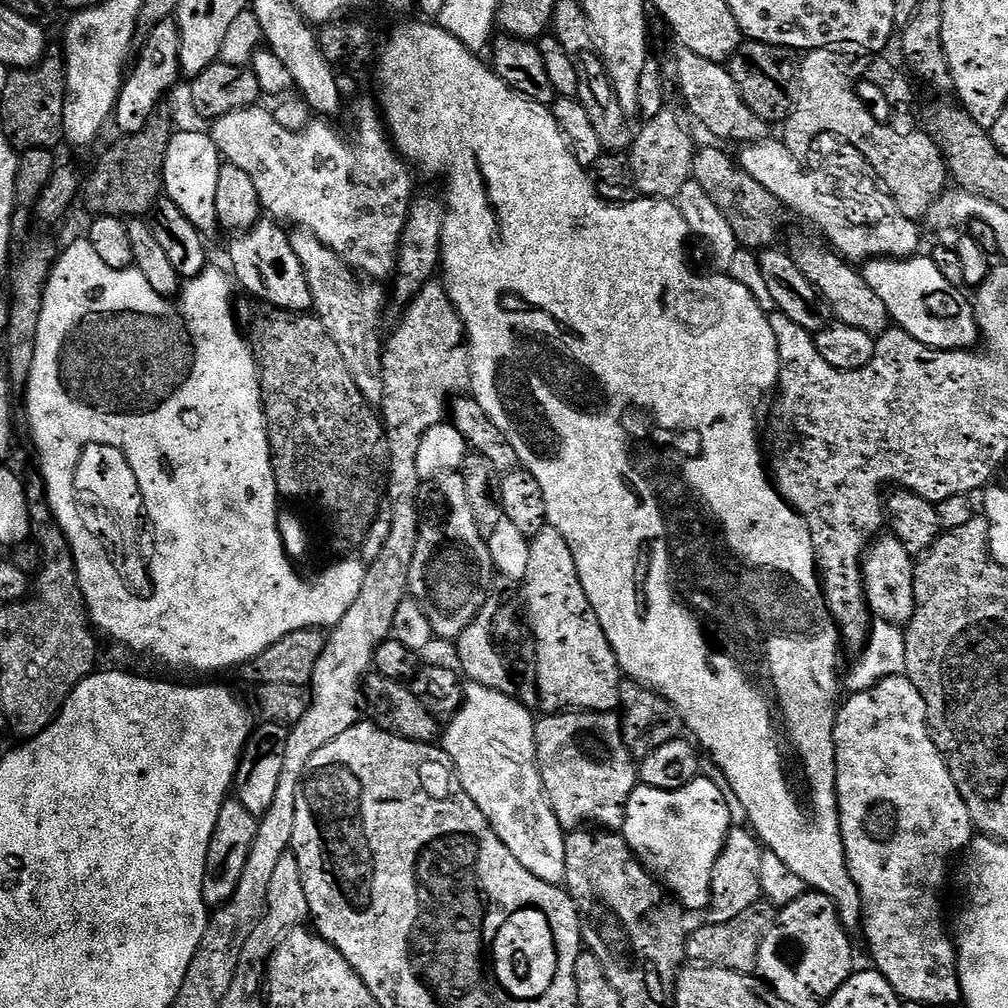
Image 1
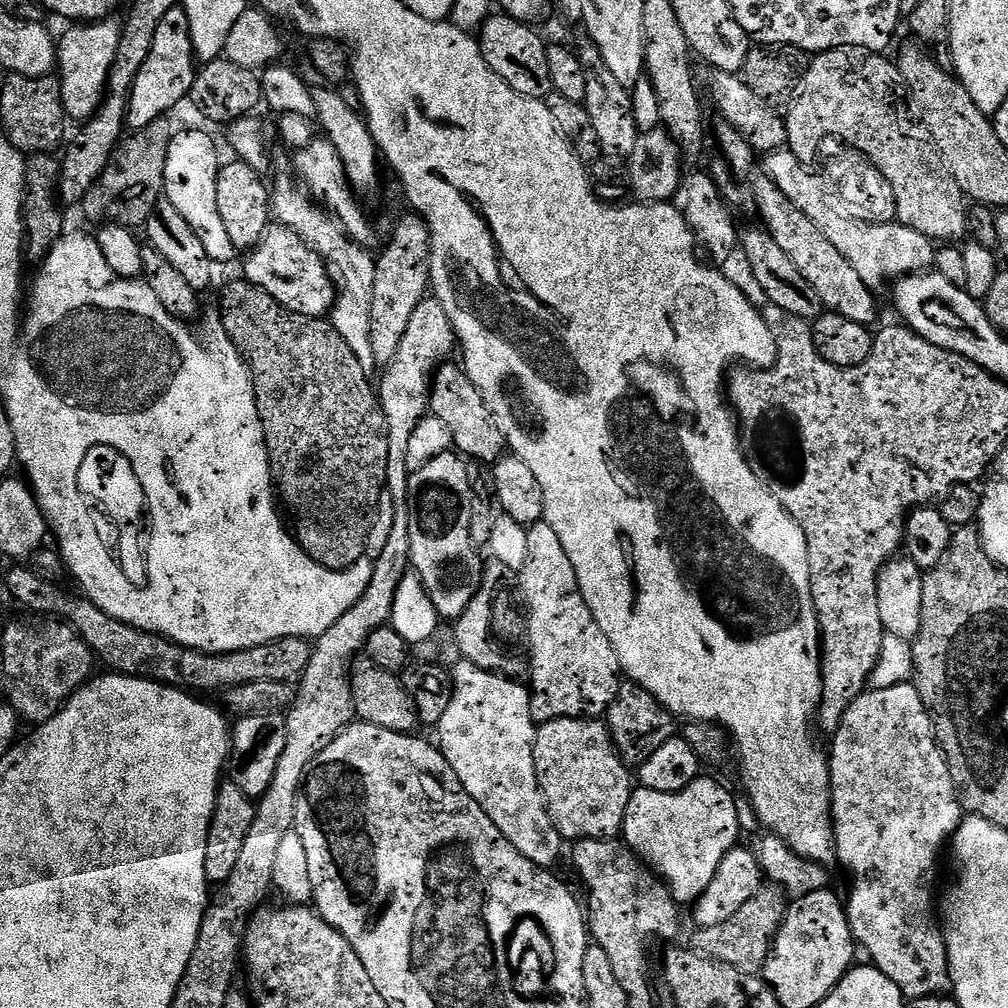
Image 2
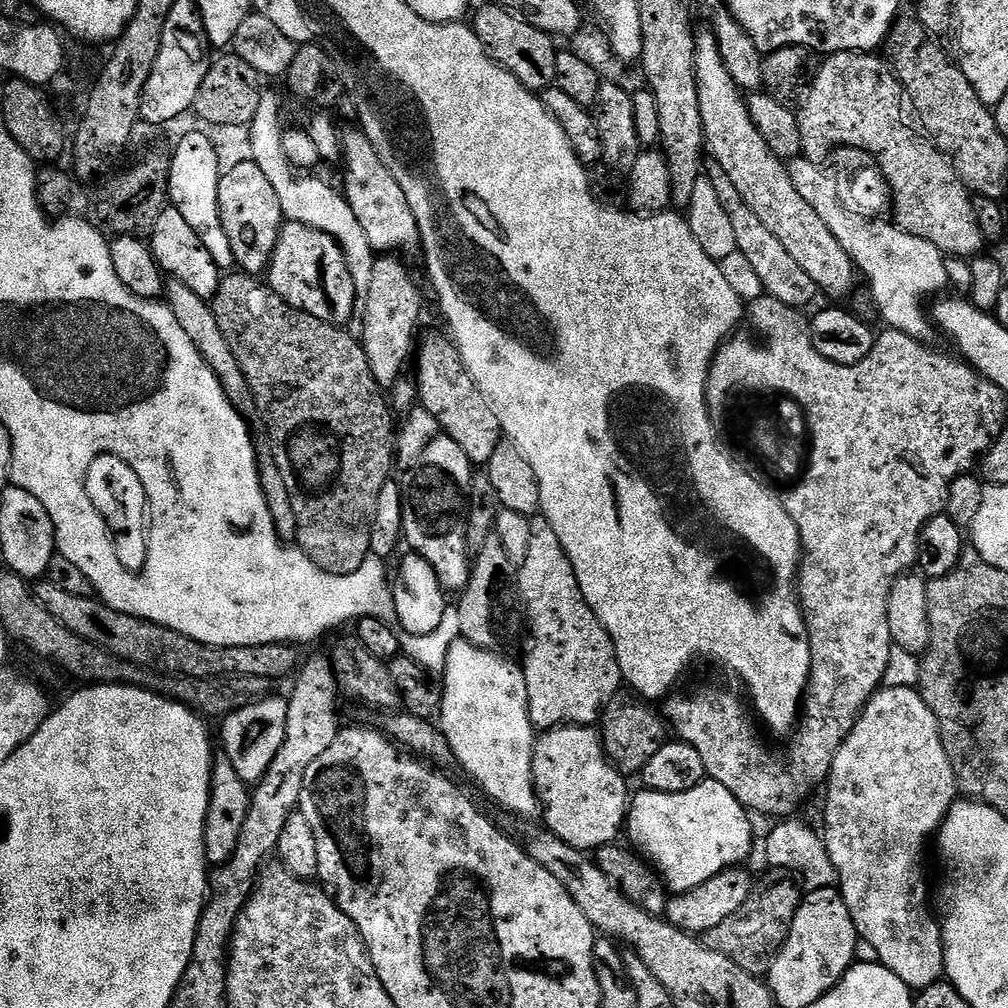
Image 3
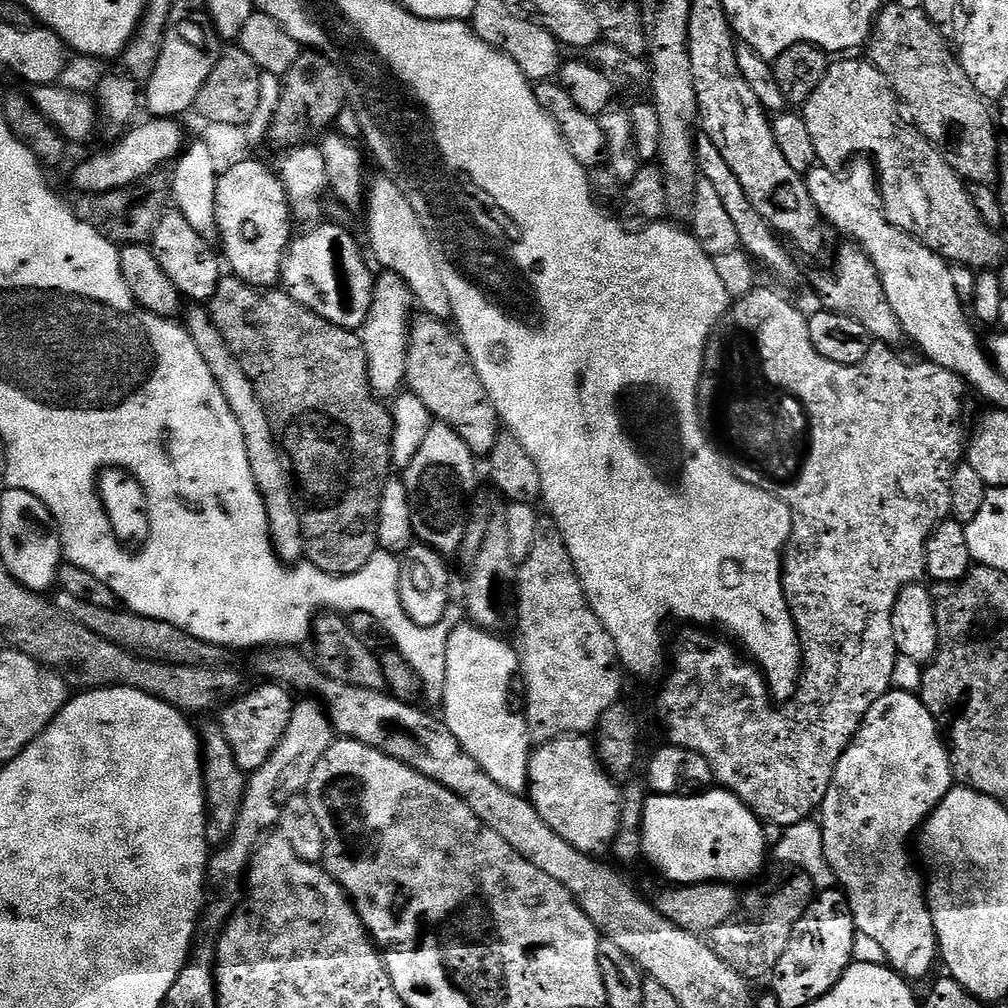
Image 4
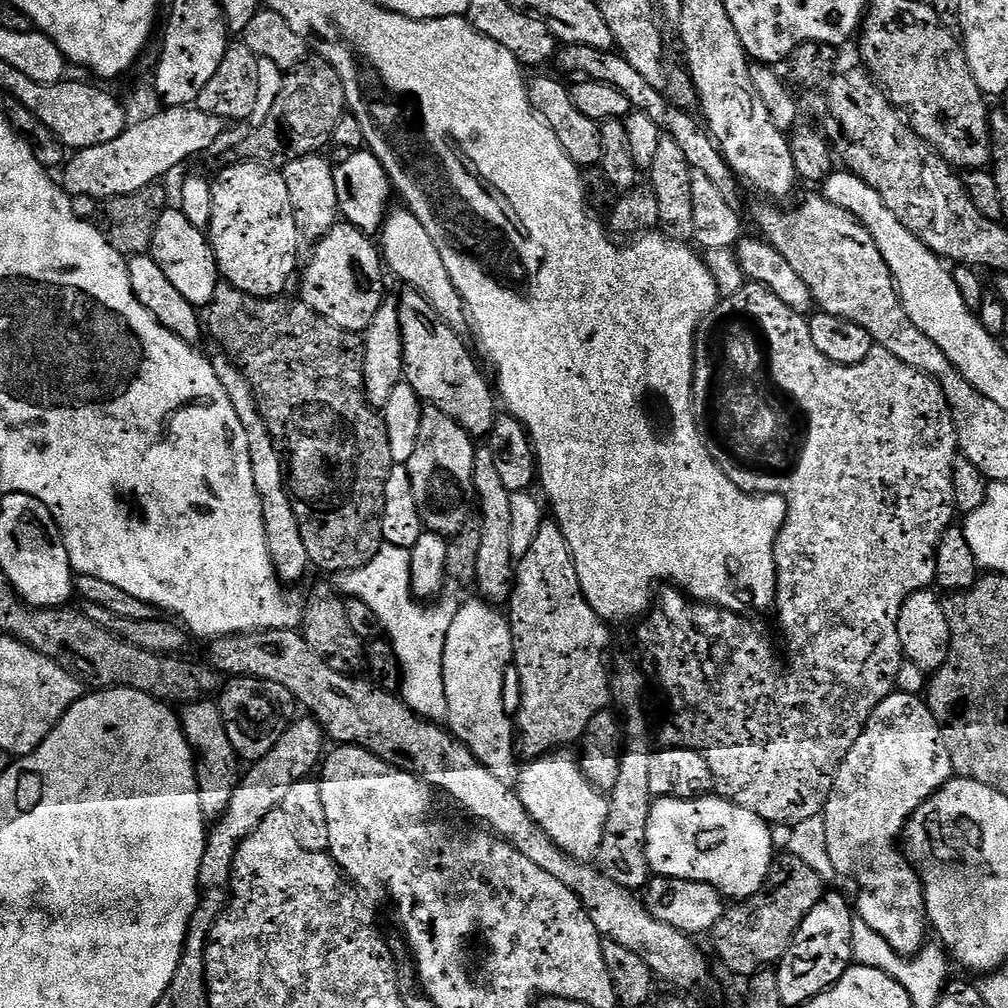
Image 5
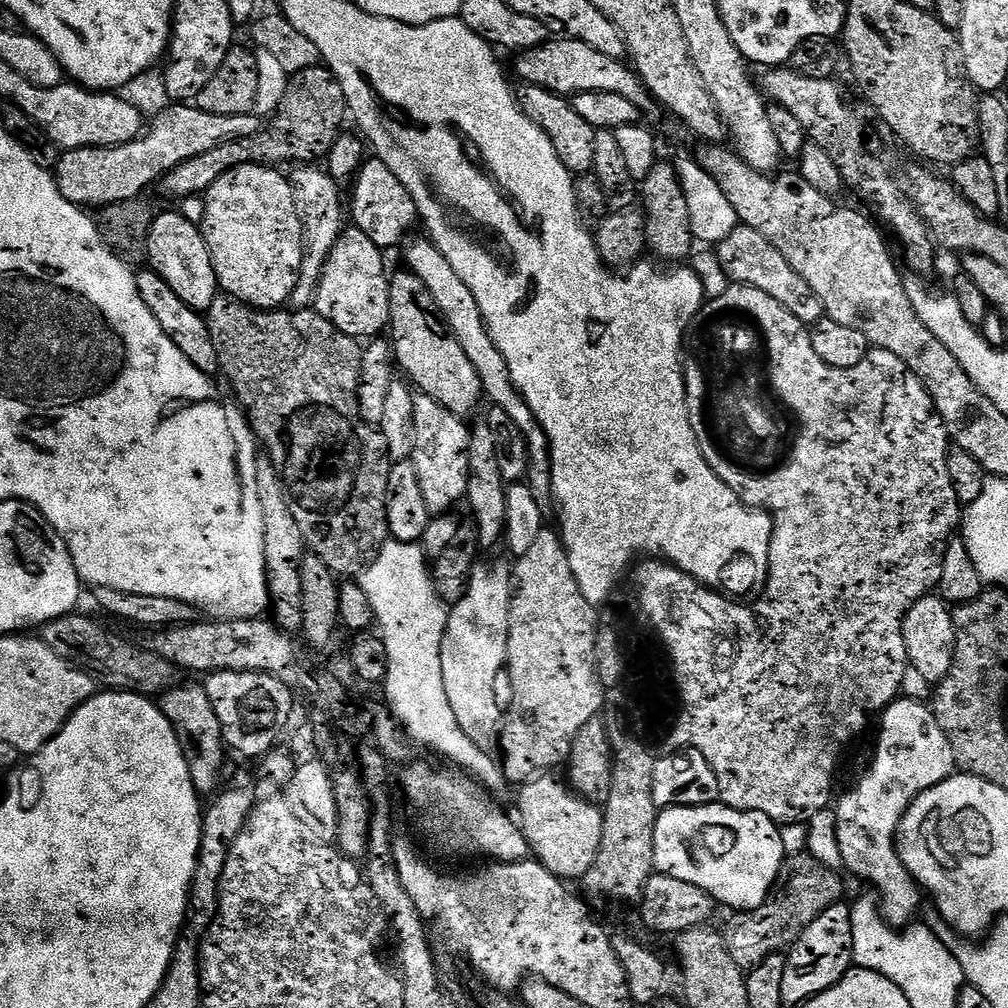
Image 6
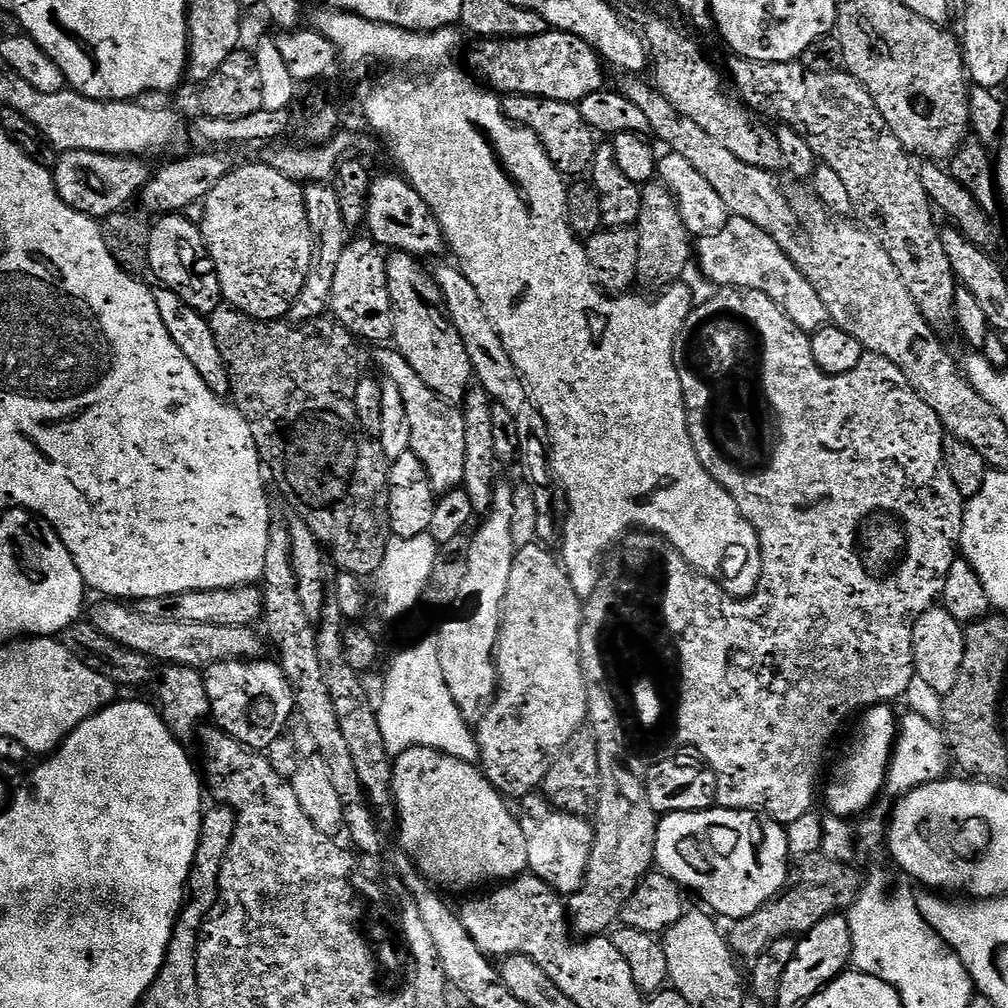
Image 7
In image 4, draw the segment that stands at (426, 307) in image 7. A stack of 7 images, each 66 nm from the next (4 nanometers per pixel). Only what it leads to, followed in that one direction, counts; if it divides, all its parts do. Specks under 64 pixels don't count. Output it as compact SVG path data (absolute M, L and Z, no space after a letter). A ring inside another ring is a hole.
M420 314L413 319L408 332L406 388L422 398L433 421L450 426L450 430L470 446L473 456L487 458L502 431L500 416L486 394L486 386L482 386L482 378L478 378L478 370L474 370L463 340L448 327L445 321L436 320L431 314Z

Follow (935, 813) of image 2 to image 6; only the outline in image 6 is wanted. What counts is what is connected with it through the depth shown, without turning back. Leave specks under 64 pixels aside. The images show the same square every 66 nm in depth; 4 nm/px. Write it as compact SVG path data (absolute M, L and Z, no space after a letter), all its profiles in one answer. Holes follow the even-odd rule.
M897 698L884 709L879 720L880 737L876 740L872 765L865 770L853 792L835 801L834 811L844 868L869 880L880 891L880 915L893 928L903 930L917 919L921 911L922 889L896 852L896 832L913 802L926 790L953 775L957 766L948 735L927 703Z

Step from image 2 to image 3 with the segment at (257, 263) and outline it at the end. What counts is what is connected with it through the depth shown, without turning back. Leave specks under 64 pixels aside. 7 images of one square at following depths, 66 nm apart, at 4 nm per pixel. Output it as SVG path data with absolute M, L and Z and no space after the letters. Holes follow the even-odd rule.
M285 223L266 269L267 287L290 306L325 322L344 326L358 308L358 289L339 243L325 232L298 223Z

